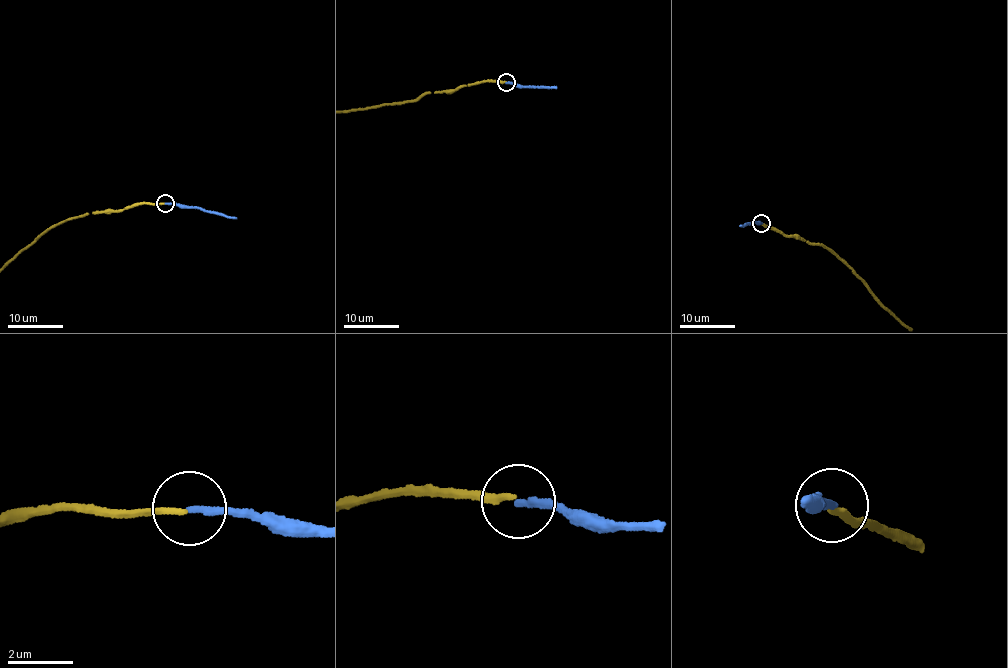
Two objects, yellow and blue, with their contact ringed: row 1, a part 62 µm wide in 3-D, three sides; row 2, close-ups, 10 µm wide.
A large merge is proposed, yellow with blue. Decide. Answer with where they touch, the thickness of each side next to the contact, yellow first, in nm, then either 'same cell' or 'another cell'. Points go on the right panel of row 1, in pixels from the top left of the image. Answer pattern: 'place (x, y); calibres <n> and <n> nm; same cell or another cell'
place (761, 223); calibres 170 and 200 nm; same cell

